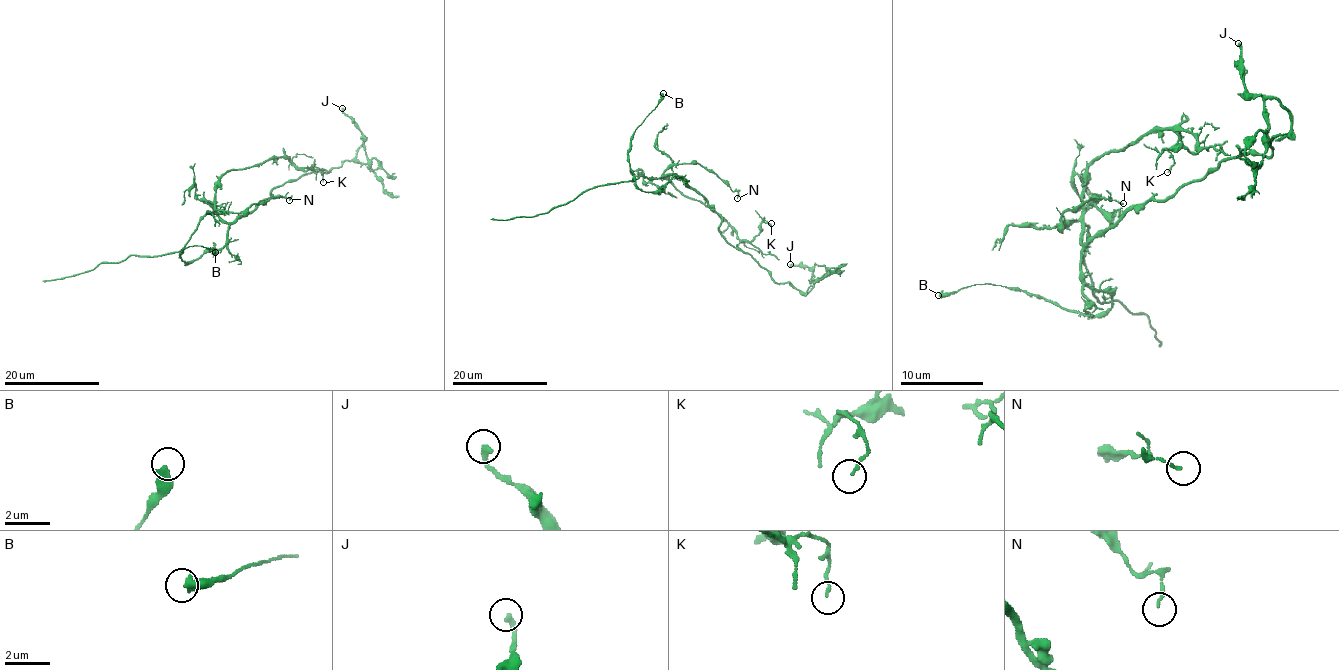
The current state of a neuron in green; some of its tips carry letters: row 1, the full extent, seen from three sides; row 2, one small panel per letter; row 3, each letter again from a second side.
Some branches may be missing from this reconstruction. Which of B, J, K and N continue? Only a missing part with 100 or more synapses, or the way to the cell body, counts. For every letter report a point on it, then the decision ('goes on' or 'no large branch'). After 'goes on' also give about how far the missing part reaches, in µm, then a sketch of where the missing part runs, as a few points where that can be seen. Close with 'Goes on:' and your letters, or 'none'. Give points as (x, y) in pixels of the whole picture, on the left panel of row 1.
B: place (215, 252); no large branch
J: place (342, 108); no large branch
K: place (323, 182); no large branch
N: place (289, 200); no large branch
Goes on: none

